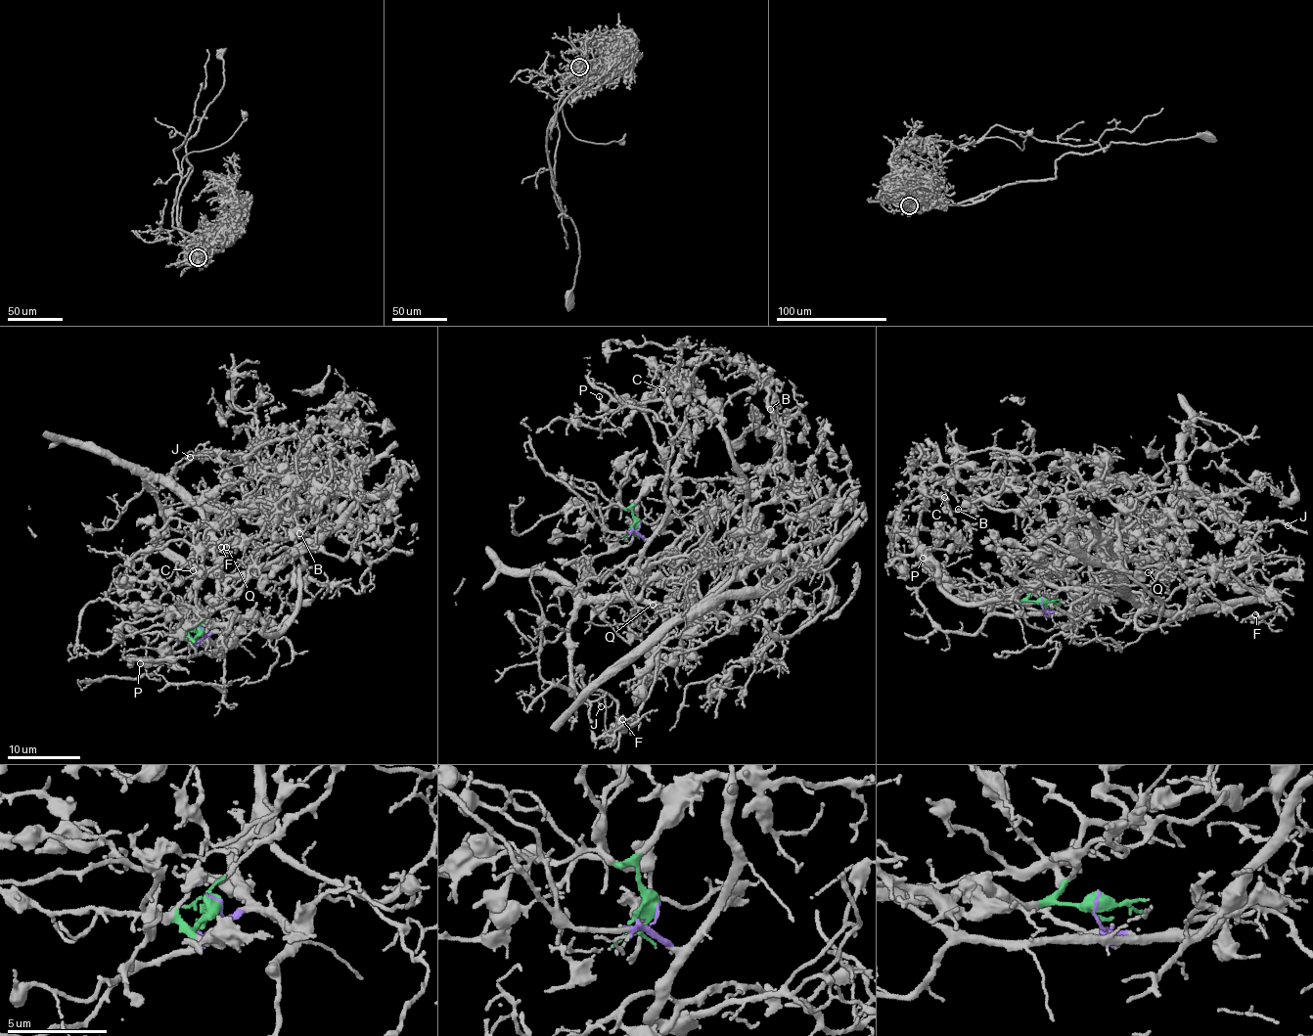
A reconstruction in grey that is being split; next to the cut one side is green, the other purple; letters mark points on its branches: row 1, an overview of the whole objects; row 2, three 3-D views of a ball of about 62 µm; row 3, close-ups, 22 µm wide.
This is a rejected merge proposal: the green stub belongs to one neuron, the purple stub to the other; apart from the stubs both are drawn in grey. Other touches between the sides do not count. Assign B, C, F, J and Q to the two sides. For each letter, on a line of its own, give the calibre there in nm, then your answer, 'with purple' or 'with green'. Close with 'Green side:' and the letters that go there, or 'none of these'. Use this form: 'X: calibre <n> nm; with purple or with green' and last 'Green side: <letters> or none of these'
B: calibre 180 nm; with green
C: calibre 120 nm; with green
F: calibre 140 nm; with purple
J: calibre 120 nm; with purple
Q: calibre 140 nm; with purple
Green side: B, C

